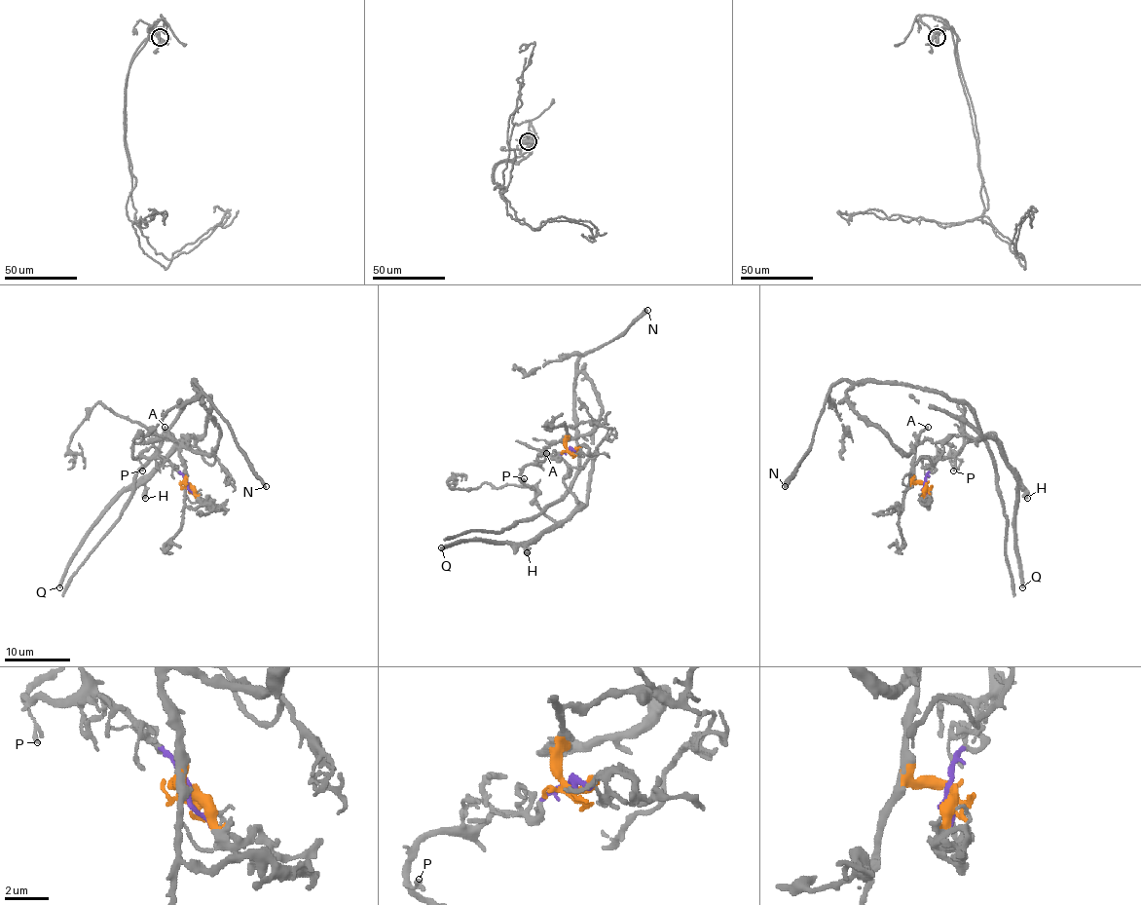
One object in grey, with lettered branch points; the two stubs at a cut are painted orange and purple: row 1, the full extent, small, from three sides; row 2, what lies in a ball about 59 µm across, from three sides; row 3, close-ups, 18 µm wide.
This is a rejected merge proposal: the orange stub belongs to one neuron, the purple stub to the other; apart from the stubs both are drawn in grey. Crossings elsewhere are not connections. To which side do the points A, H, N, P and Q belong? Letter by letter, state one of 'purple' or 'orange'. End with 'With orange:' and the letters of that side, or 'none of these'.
A: orange
H: purple
N: orange
P: purple
Q: purple
With orange: A, N

